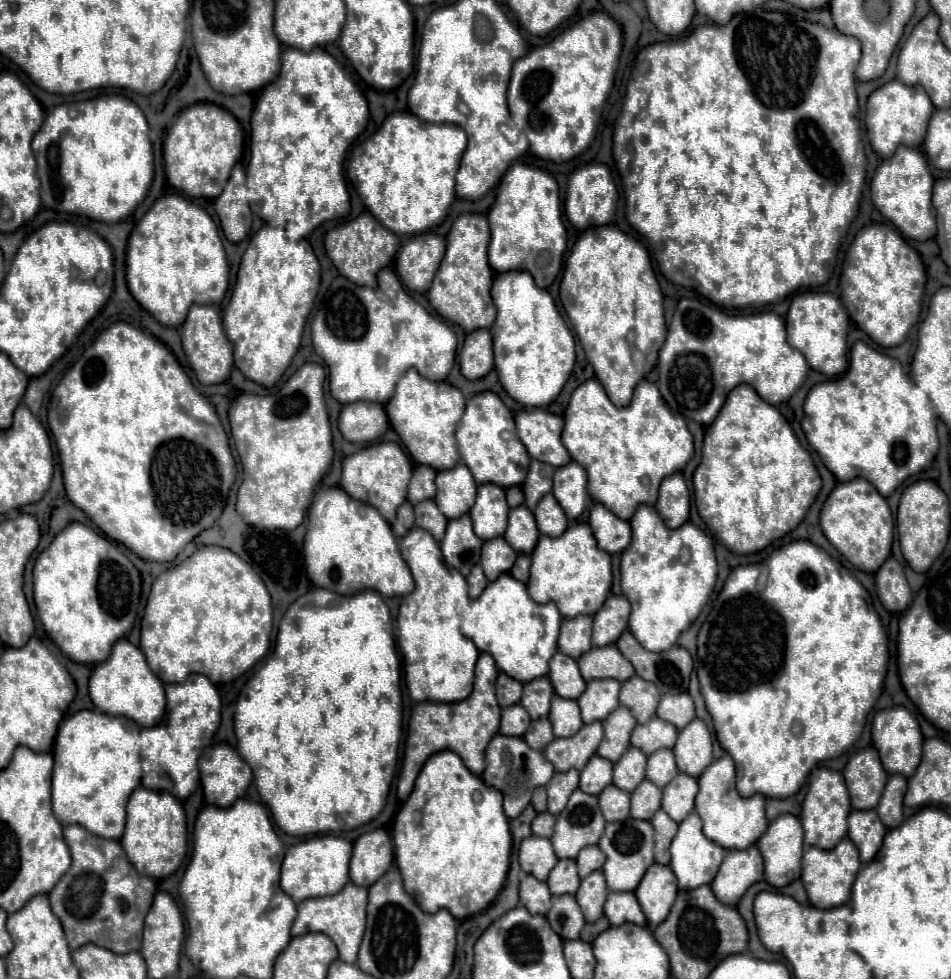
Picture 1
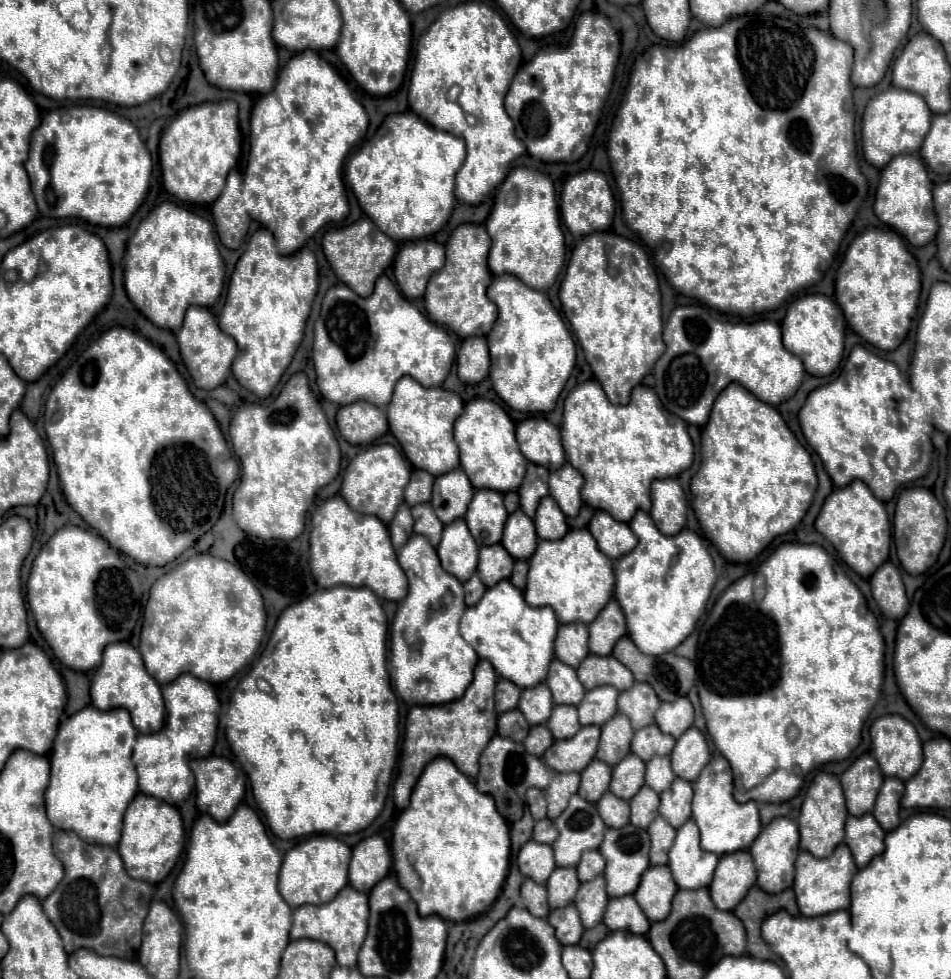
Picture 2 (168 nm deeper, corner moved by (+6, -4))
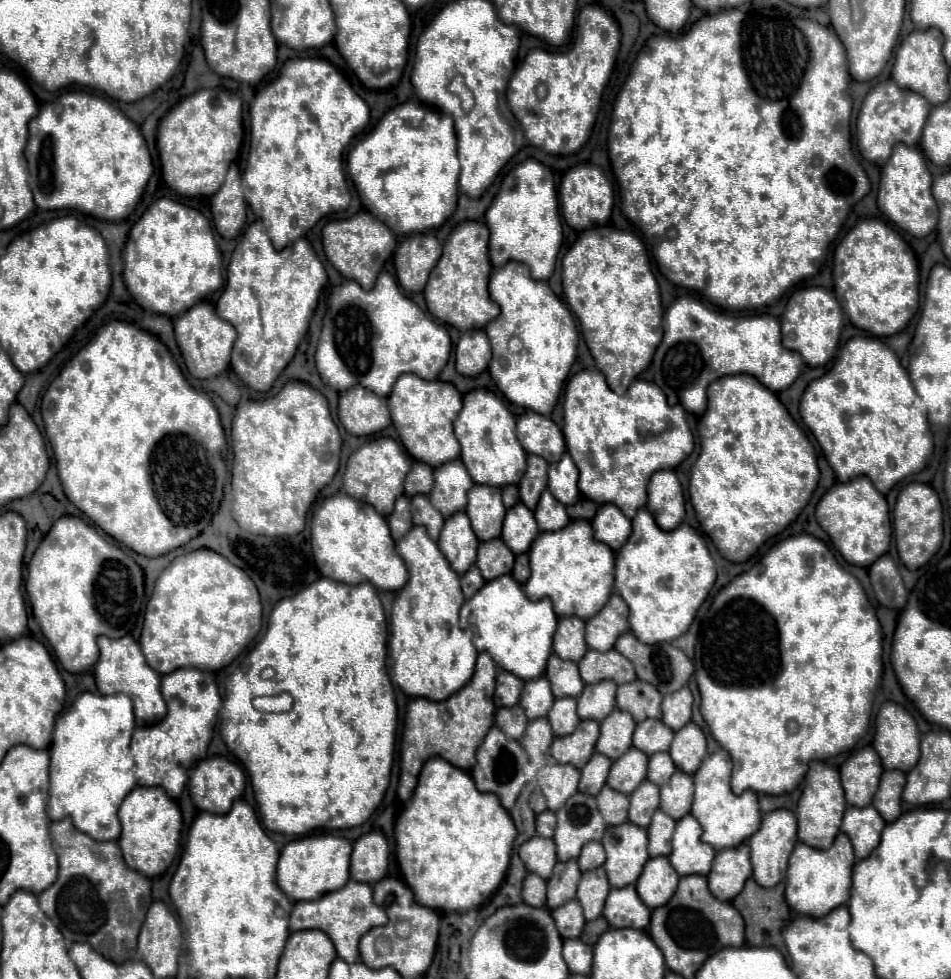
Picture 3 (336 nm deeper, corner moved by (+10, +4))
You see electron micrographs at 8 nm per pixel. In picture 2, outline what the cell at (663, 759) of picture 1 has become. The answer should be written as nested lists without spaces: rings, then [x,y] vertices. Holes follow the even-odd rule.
[[[652,757],[646,763],[646,785],[652,787],[656,793],[666,791],[674,781],[674,771],[670,769],[668,757]]]

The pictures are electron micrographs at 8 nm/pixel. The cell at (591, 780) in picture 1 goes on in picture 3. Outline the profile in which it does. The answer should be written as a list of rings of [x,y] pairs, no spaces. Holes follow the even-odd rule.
[[[594,753],[590,757],[590,761],[580,769],[582,777],[580,777],[580,787],[578,789],[586,795],[598,795],[600,789],[604,787],[604,783],[606,783],[610,765],[612,765],[612,761],[606,755]]]

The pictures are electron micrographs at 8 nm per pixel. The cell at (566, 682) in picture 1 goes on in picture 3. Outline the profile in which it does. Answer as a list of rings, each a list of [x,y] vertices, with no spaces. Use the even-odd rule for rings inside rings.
[[[552,655],[546,665],[546,677],[552,685],[554,697],[578,697],[584,689],[584,683],[574,661],[564,661],[558,655]]]

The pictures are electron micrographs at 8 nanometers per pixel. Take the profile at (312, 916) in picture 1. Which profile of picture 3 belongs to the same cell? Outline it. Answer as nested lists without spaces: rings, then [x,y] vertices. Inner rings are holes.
[[[350,879],[342,889],[326,893],[322,899],[294,903],[294,909],[290,915],[290,931],[320,929],[320,931],[328,933],[328,937],[332,939],[338,957],[354,963],[354,961],[358,961],[360,937],[376,925],[386,925],[386,921],[388,921],[386,913],[378,905],[374,905],[374,901],[372,901],[372,885],[358,883],[358,881]]]

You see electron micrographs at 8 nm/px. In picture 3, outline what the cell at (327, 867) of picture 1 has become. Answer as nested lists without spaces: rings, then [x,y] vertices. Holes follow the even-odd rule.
[[[314,833],[300,839],[290,841],[278,861],[278,887],[292,899],[292,901],[308,901],[318,899],[324,893],[340,889],[350,879],[348,865],[350,865],[352,843],[344,837],[334,837],[326,833]]]

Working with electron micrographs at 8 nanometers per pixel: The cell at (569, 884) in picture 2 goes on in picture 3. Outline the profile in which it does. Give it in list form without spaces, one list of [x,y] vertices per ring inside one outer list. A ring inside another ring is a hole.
[[[576,859],[558,863],[548,881],[548,903],[546,903],[548,909],[556,909],[562,903],[572,901],[576,897],[578,881],[580,881],[580,869]]]

